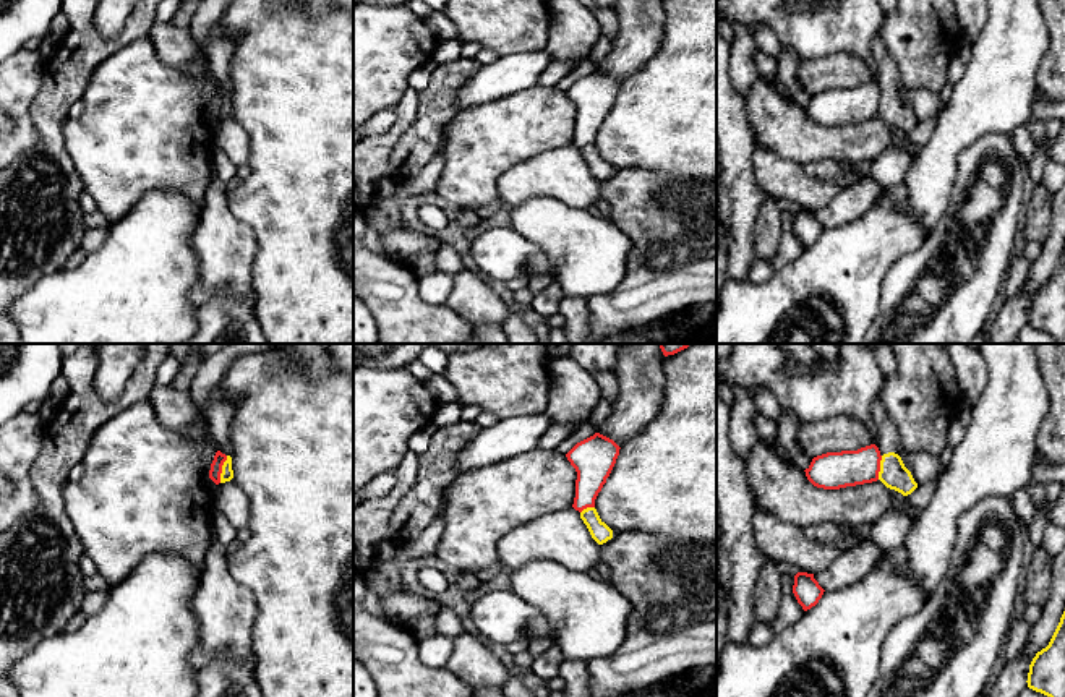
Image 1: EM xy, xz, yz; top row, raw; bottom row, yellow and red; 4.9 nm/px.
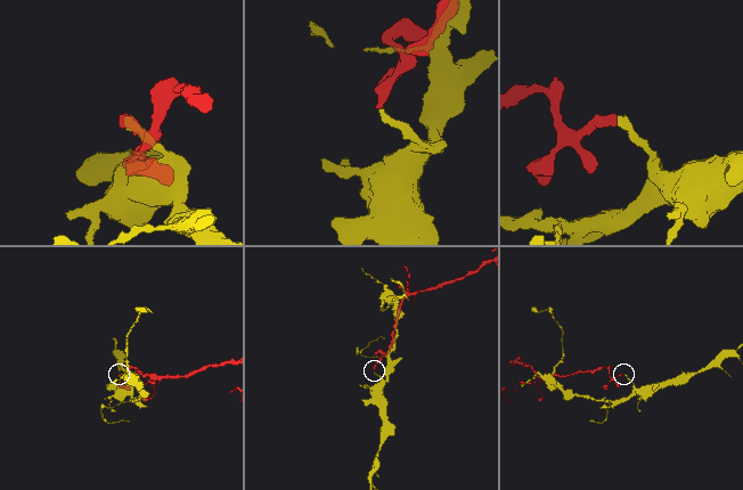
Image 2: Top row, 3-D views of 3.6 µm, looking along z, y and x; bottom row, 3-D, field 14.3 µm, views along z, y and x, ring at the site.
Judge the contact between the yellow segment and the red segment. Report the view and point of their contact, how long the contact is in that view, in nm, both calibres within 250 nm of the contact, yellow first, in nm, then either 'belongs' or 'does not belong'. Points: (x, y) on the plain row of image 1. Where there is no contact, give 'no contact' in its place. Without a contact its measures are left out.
contact xy (222, 106); length 140 nm; calibres 60 and 60 nm; does not belong

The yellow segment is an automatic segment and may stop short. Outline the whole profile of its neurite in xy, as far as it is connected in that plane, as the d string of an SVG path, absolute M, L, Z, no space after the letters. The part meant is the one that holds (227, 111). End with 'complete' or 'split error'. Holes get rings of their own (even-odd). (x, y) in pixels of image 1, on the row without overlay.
M217 24L211 31L207 44L207 60L211 76L214 78L217 88L227 92L227 97L222 102L220 120L230 118L233 115L232 107L233 81L230 76L230 62L233 49L235 49L233 42L224 36L222 26Z; split error

